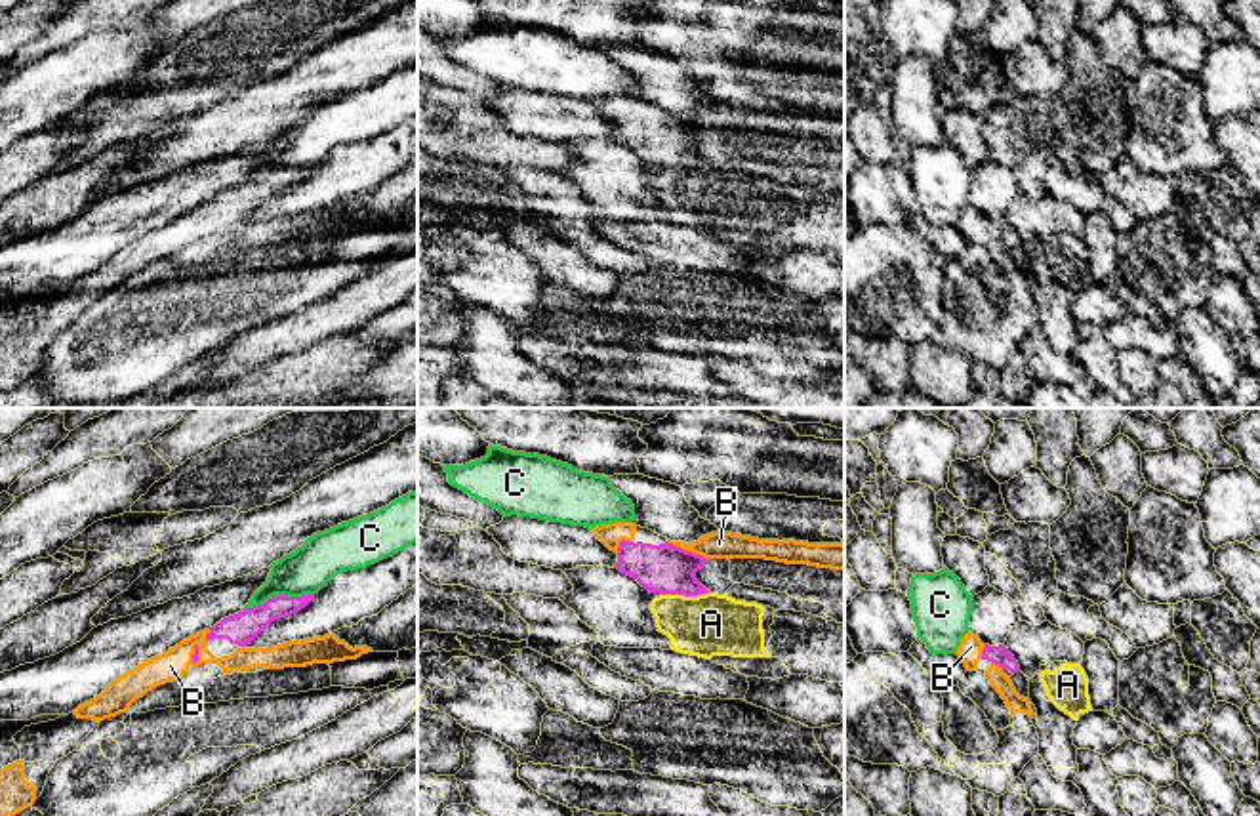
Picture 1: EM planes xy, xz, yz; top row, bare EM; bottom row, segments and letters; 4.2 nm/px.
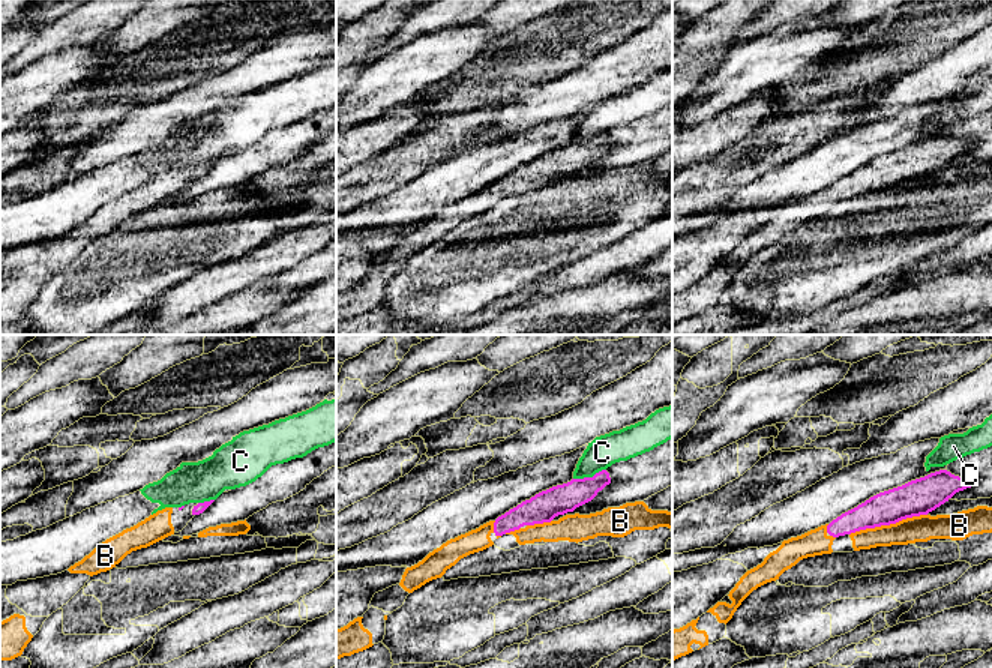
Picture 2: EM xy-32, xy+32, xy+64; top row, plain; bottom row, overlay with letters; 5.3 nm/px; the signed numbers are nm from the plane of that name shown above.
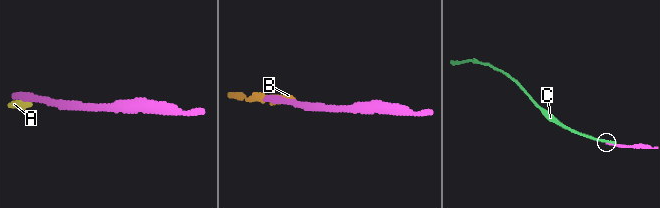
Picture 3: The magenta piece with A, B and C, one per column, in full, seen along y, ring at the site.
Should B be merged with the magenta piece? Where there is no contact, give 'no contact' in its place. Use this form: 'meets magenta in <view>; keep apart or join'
meets magenta in xz; join

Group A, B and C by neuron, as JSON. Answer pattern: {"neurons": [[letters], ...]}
{"neurons": [["A"], ["B"], ["C"]]}

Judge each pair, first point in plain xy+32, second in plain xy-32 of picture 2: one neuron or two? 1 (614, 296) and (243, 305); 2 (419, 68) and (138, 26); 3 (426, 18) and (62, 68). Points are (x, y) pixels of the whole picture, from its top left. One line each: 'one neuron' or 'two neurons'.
1: one neuron
2: two neurons
3: two neurons

